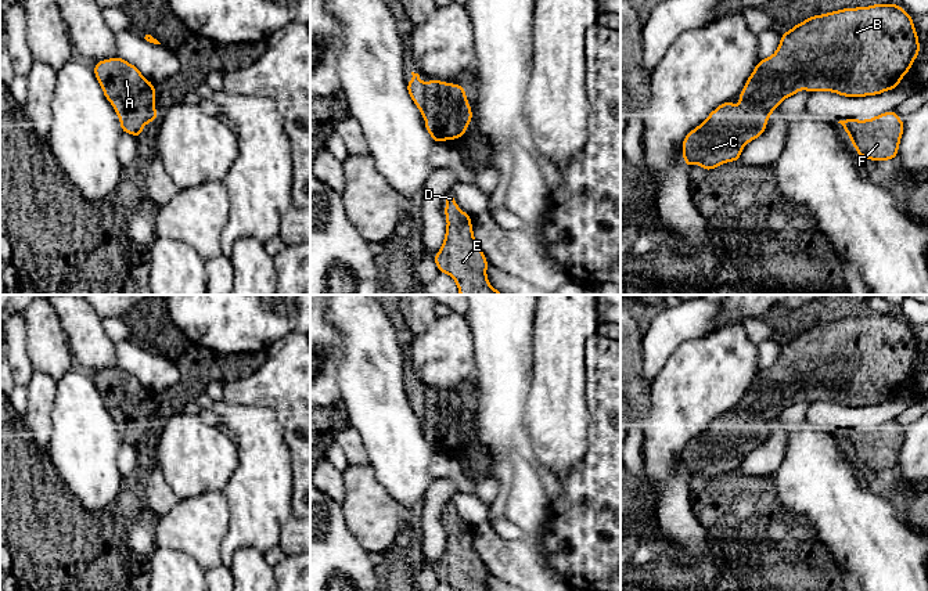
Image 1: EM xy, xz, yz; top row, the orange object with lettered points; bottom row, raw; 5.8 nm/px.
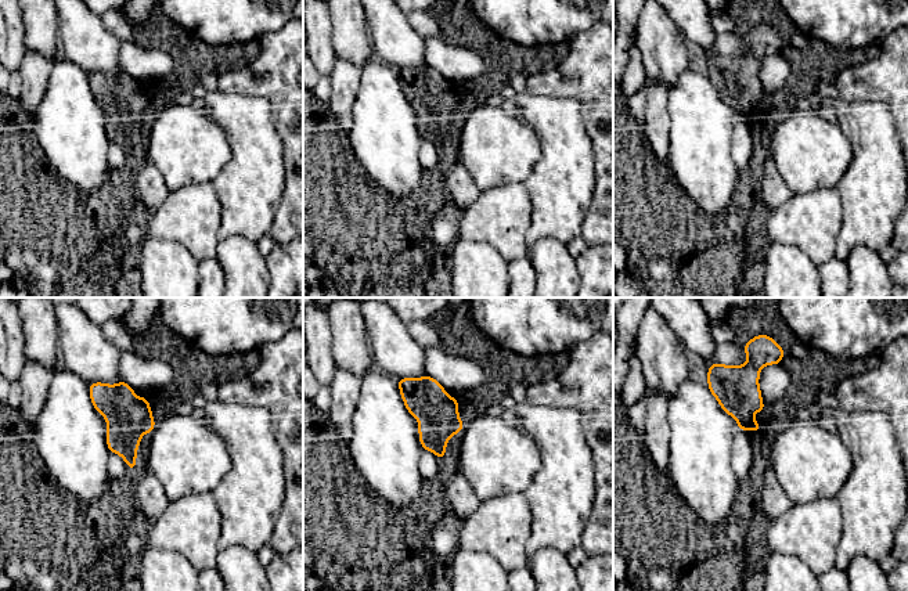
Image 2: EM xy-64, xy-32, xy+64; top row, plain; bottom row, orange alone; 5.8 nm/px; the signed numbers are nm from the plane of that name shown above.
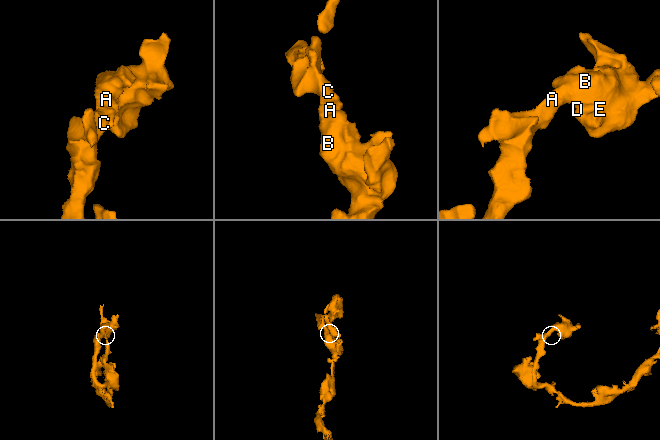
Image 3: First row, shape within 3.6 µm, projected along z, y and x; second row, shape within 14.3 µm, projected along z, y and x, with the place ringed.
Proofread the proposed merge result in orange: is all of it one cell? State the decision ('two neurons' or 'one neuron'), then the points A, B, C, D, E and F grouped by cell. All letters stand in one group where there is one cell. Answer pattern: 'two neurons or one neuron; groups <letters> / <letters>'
one neuron; groups A B C D E F

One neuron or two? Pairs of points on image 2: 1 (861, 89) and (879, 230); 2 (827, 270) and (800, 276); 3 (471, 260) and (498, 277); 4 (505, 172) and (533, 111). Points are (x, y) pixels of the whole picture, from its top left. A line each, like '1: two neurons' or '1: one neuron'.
1: two neurons
2: two neurons
3: one neuron
4: two neurons

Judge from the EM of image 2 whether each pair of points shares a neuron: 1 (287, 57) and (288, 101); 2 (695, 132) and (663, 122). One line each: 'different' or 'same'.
1: same
2: different

